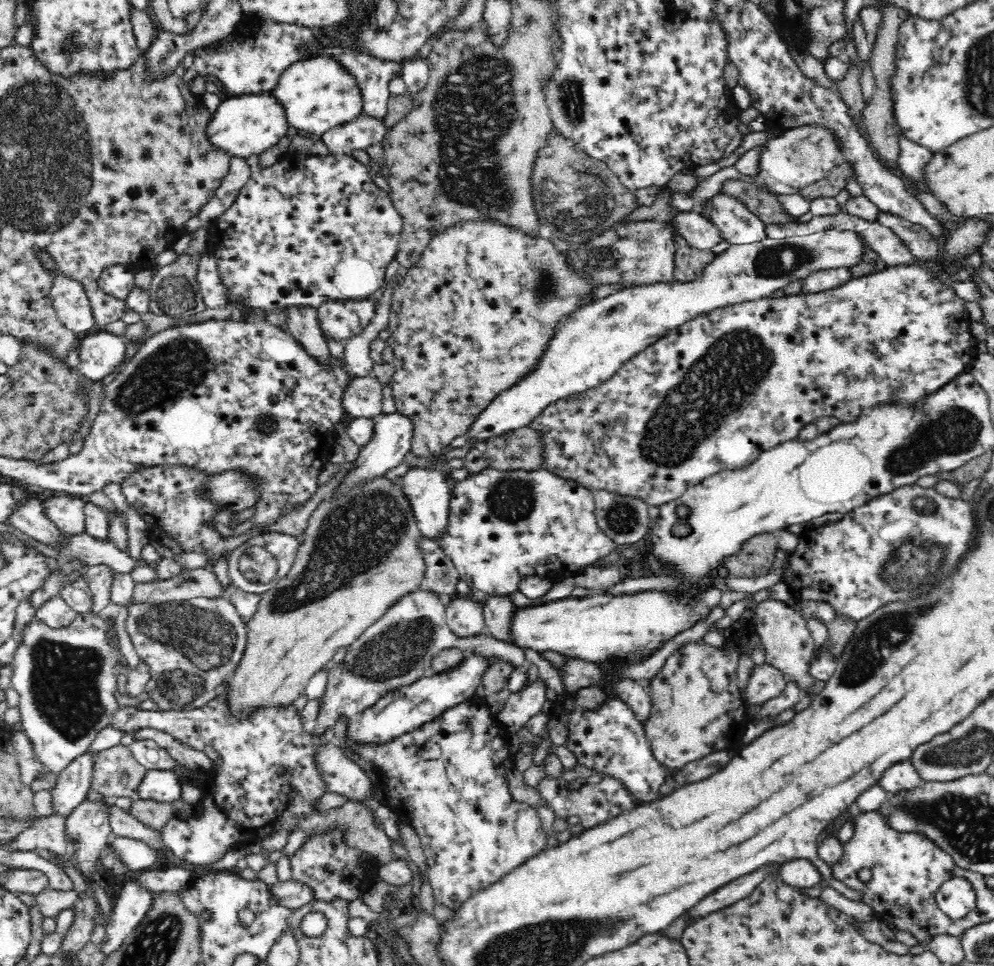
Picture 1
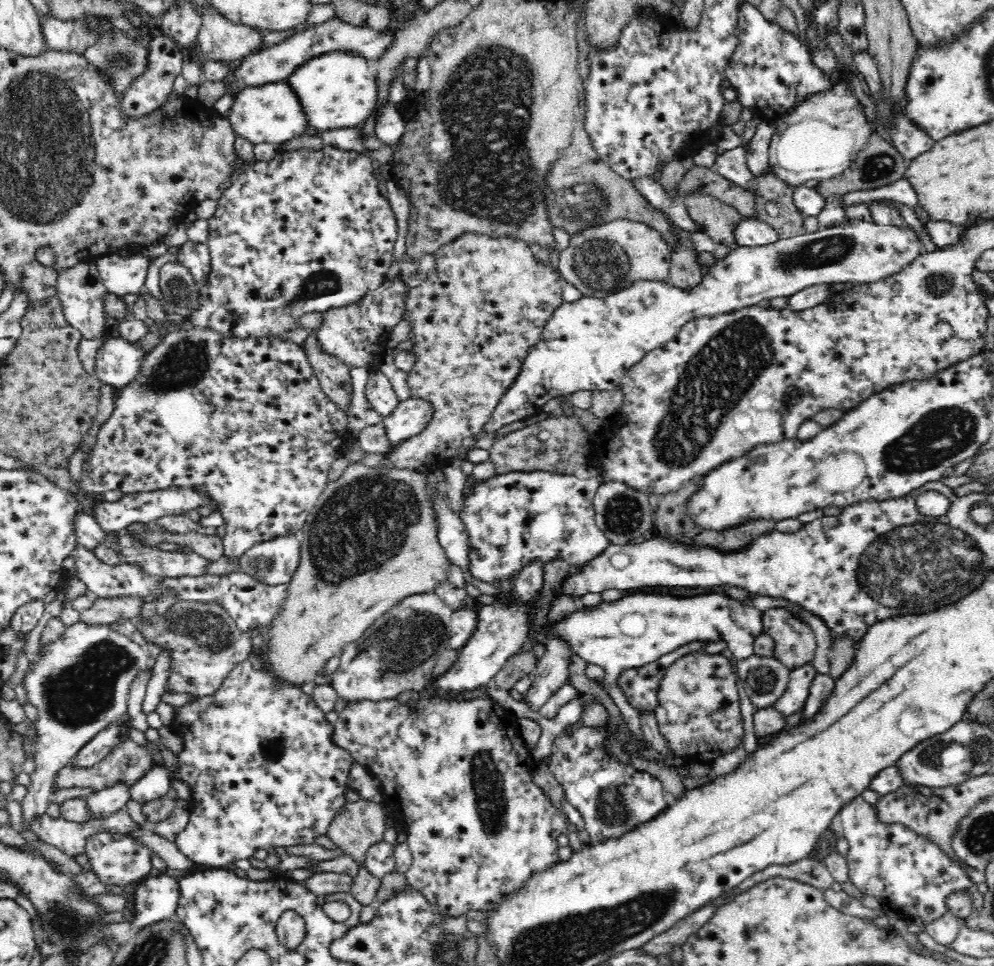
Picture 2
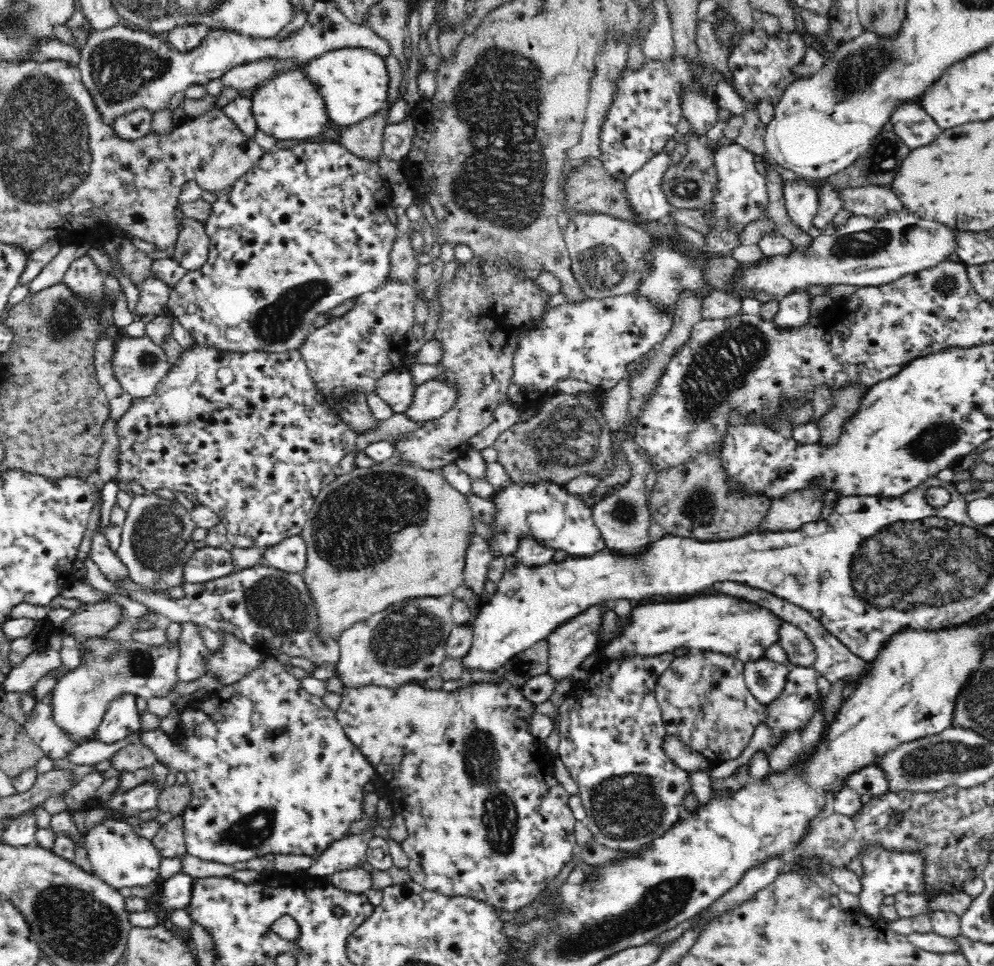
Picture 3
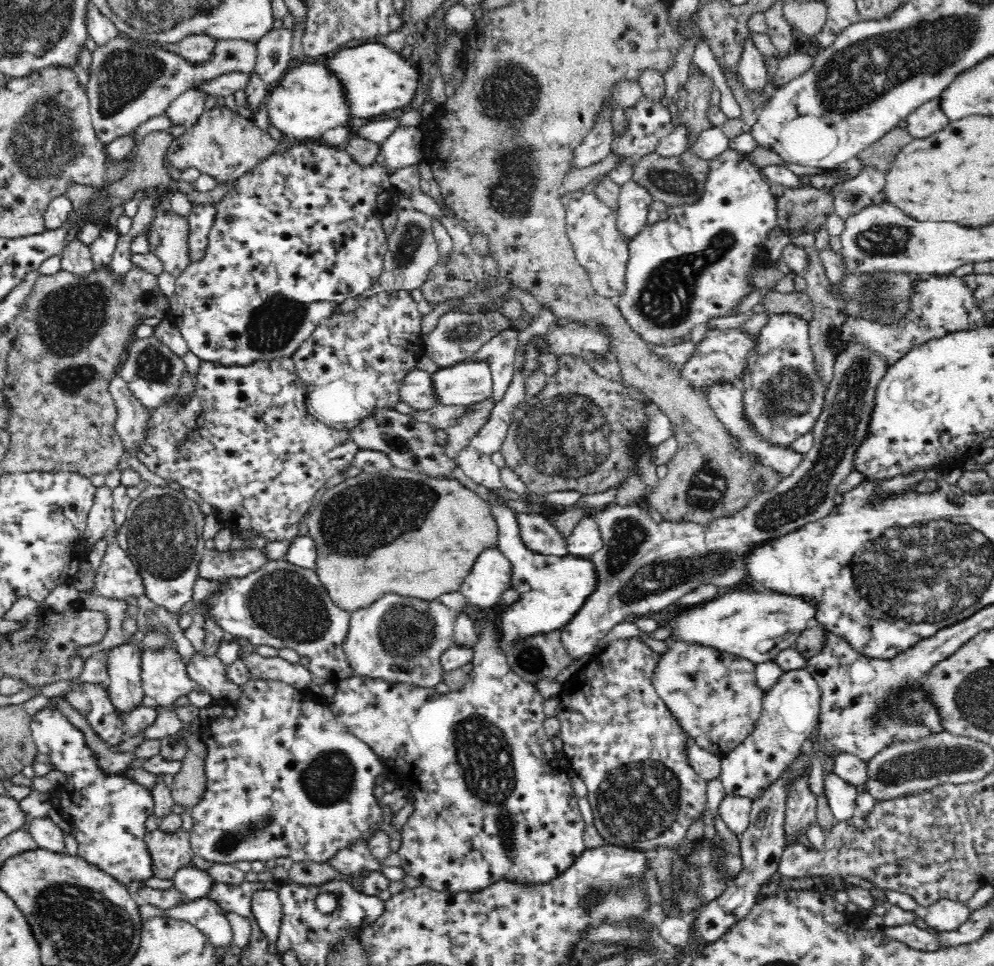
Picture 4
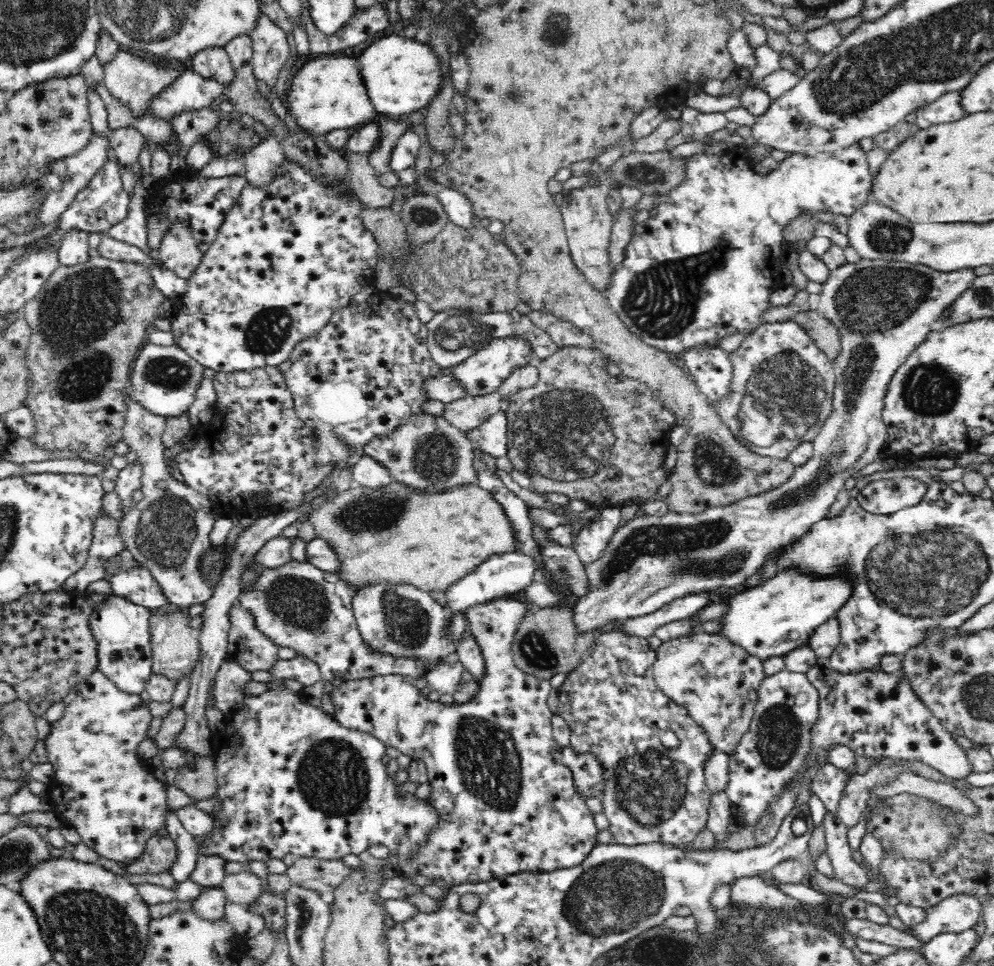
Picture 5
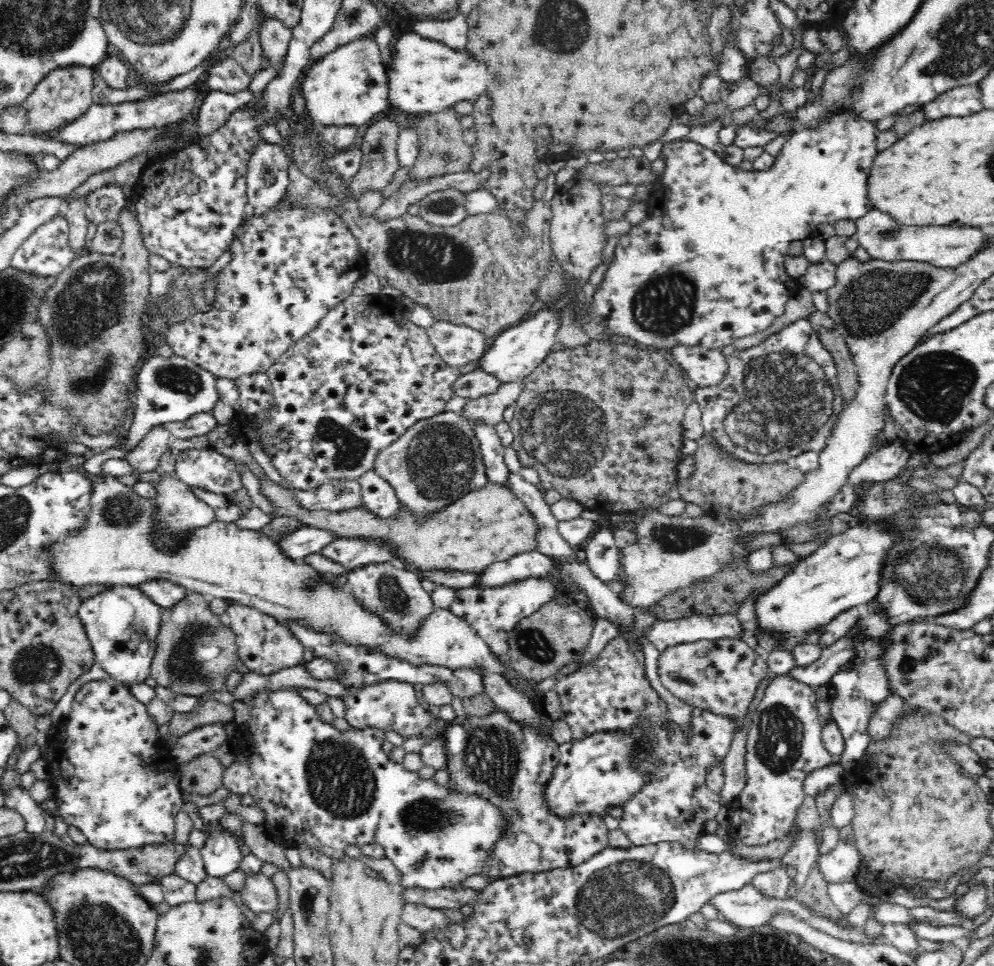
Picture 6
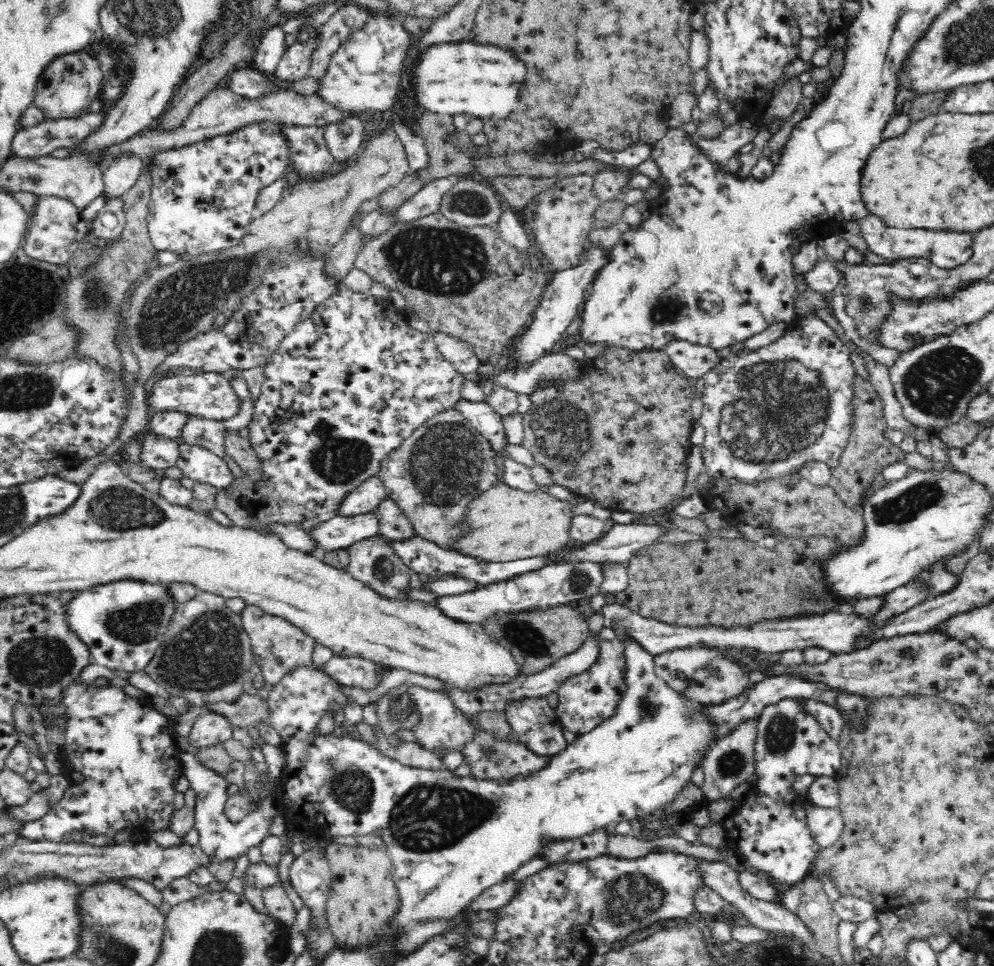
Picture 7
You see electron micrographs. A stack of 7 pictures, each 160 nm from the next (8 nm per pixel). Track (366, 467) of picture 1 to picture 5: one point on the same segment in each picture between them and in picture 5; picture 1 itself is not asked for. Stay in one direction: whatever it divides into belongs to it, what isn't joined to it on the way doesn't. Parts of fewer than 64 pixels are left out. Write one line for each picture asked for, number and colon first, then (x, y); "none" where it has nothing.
2: (411, 416)
3: (435, 397)
4: (468, 382)
5: (485, 371)

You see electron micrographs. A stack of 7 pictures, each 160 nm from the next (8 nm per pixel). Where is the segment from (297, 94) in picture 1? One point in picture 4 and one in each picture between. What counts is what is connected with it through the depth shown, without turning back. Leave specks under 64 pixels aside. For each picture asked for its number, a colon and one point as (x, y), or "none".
2: (337, 88)
3: (355, 82)
4: (378, 79)

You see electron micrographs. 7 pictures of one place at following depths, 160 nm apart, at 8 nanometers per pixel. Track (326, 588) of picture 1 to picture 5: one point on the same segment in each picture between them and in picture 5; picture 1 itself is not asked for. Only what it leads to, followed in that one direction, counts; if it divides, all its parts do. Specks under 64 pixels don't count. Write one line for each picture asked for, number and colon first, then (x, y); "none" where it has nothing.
2: (341, 587)
3: (376, 536)
4: (400, 532)
5: (394, 534)

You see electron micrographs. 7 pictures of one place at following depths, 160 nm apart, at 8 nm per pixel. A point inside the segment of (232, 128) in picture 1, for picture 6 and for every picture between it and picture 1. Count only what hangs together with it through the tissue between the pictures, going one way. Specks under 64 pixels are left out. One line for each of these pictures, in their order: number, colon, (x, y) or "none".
2: (274, 113)
3: (290, 106)
4: (311, 99)
5: (329, 92)
6: (349, 86)

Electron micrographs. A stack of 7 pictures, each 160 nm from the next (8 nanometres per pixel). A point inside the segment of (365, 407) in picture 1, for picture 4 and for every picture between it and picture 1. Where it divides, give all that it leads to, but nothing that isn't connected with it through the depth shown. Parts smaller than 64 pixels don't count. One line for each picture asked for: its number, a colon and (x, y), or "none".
2: (381, 395)
3: (397, 388)
4: (418, 391)

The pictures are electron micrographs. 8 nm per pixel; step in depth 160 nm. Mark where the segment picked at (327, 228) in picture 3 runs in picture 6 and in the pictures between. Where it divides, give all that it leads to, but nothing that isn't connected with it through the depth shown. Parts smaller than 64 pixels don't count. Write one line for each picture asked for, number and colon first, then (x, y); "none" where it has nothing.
4: (302, 231)
5: (288, 256)
6: (290, 267)

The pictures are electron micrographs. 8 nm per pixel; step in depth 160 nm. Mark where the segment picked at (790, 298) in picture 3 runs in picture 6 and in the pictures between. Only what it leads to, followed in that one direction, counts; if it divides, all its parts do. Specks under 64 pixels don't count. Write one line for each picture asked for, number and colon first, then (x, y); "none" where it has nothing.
4: (783, 396)
5: (782, 387)
6: (780, 398)

